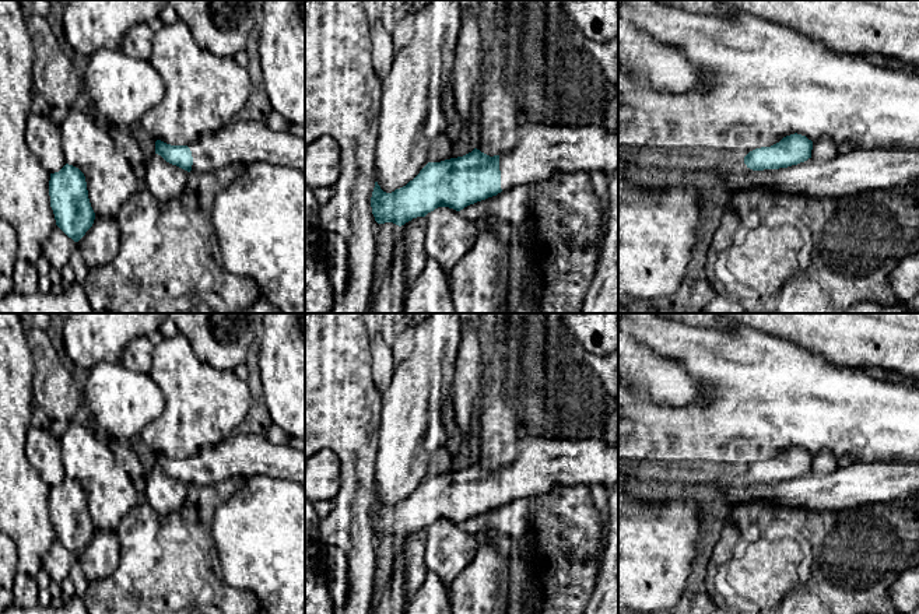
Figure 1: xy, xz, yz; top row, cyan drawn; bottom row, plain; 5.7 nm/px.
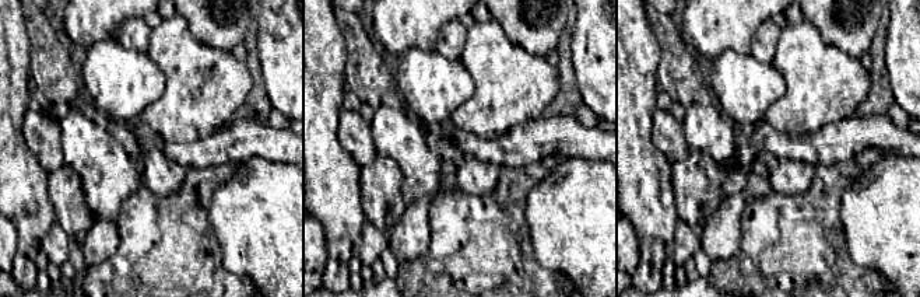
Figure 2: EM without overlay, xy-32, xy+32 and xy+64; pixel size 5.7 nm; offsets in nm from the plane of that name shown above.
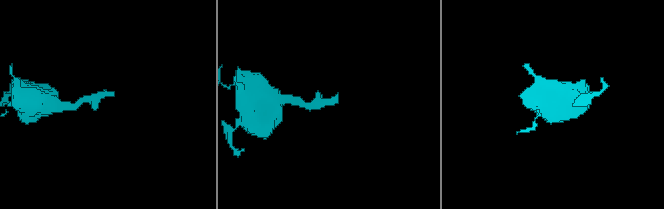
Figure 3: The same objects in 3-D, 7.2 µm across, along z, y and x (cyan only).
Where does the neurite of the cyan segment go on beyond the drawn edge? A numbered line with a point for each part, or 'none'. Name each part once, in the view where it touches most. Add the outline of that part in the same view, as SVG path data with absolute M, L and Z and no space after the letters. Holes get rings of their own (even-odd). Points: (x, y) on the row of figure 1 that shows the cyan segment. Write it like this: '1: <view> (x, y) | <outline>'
1: xz (543, 150) | M551 122L526 123L520 129L518 143L499 155L501 189L508 192L520 185L547 180L557 173L603 171L613 173L618 169L618 131L610 131L601 124L558 126Z

